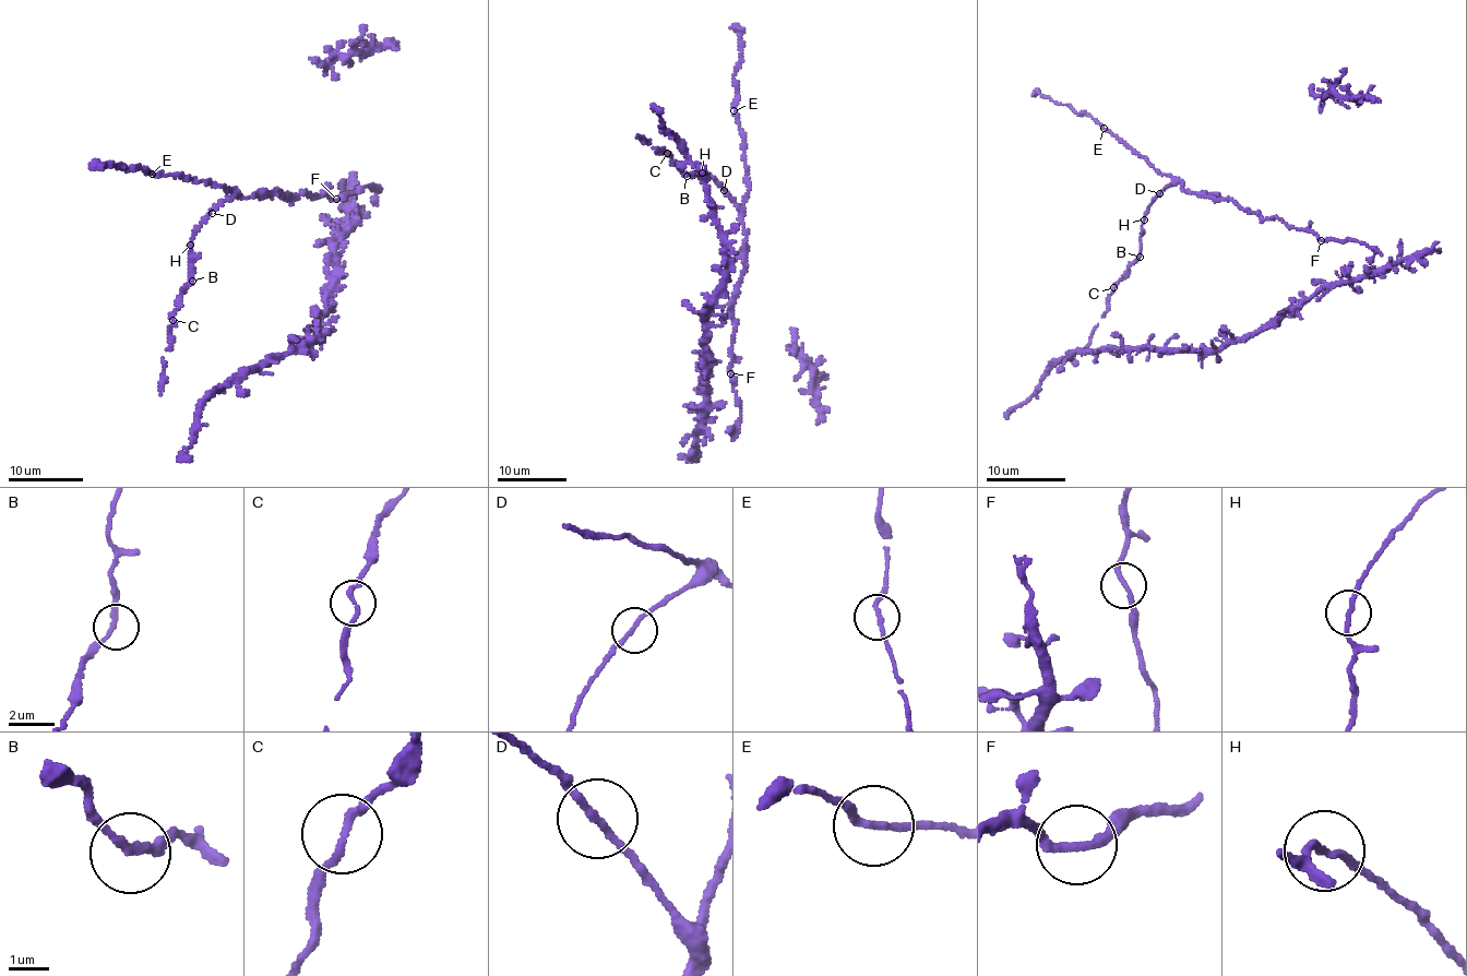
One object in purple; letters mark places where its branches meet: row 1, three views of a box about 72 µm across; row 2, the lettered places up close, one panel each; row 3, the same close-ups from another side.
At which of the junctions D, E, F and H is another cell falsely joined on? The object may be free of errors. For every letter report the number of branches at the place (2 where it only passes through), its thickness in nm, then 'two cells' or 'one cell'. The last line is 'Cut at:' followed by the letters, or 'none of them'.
D: branches 2; calibre 180 nm; one cell
E: branches 2; calibre 170 nm; one cell
F: branches 2; calibre 200 nm; one cell
H: branches 2; calibre 180 nm; one cell
Cut at: none of them

